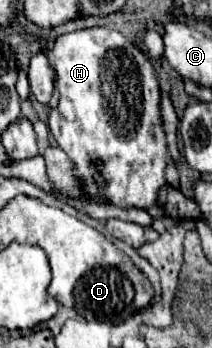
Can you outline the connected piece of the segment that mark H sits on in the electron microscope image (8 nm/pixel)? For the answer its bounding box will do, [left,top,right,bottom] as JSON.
[48,27,170,209]

